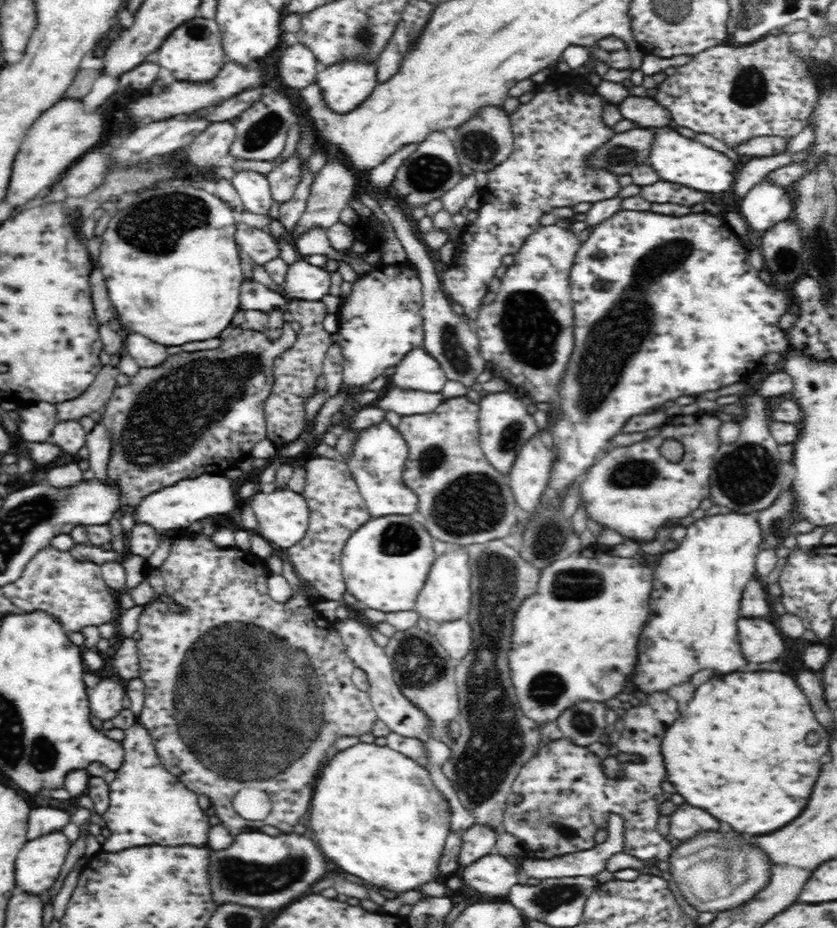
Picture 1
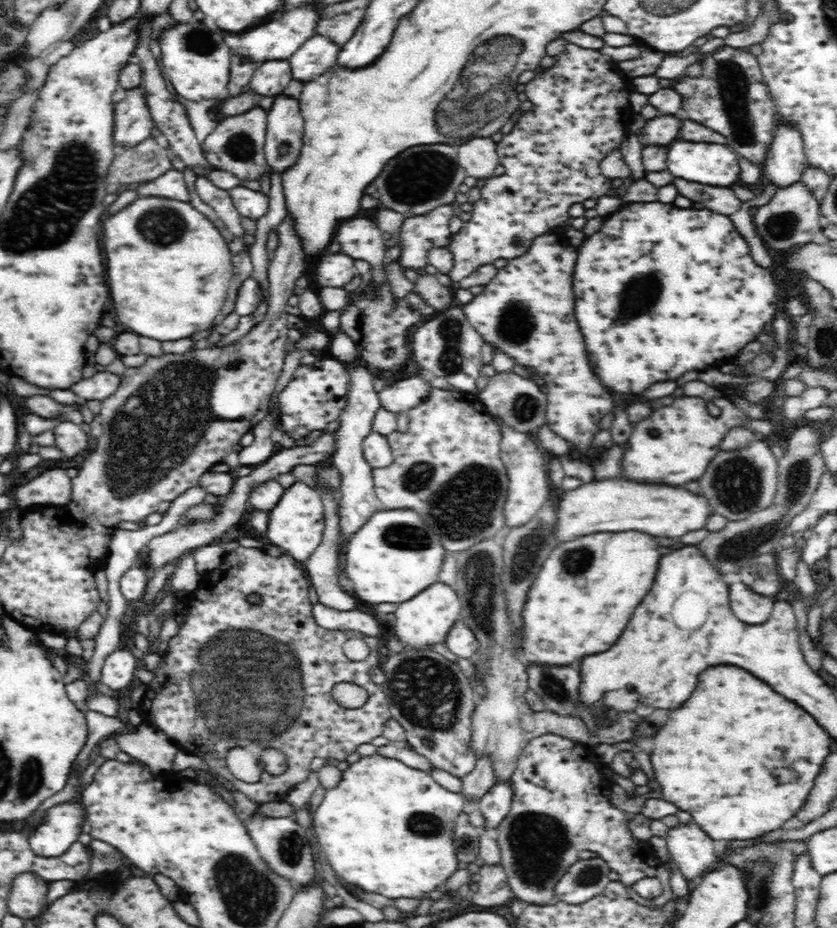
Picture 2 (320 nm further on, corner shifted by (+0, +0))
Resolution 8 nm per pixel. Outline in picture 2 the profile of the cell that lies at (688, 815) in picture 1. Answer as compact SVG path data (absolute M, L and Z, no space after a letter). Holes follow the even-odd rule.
M680 823L678 826L671 828L664 839L669 850L669 856L677 868L681 870L682 877L688 882L695 882L696 878L700 878L711 865L718 862L714 839L708 834L704 834L696 824L688 826Z

